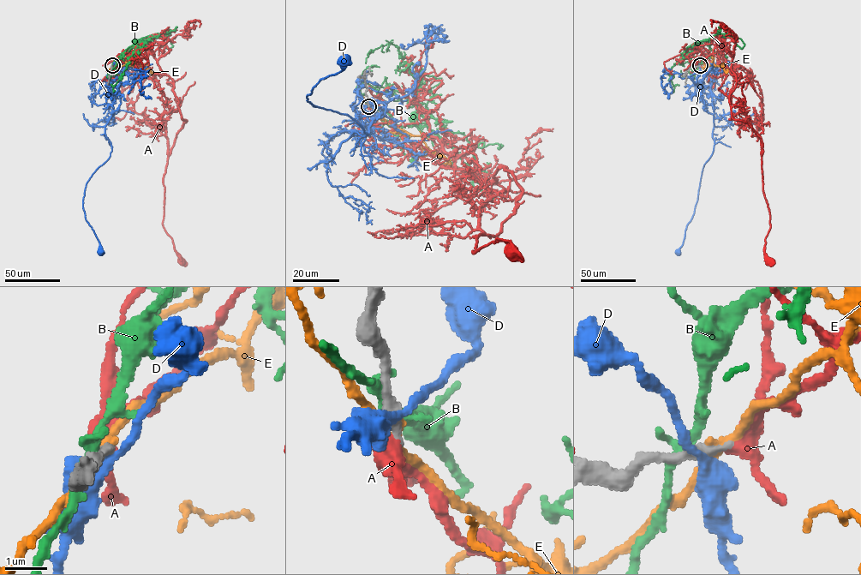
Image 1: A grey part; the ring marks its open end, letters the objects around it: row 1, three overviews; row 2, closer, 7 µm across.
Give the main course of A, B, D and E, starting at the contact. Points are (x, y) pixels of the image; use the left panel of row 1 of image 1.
A: (112, 65), (128, 53), (172, 80), (186, 121), (164, 175), (162, 223), (182, 261)
B: (111, 66), (117, 57), (143, 37), (163, 34), (162, 37), (154, 33), (134, 40)
D: (111, 66), (121, 95), (118, 109), (105, 126), (111, 151), (86, 183), (83, 200), (85, 218), (101, 253)
E: (112, 65), (116, 63), (120, 68), (123, 65), (138, 65), (151, 72), (147, 68)

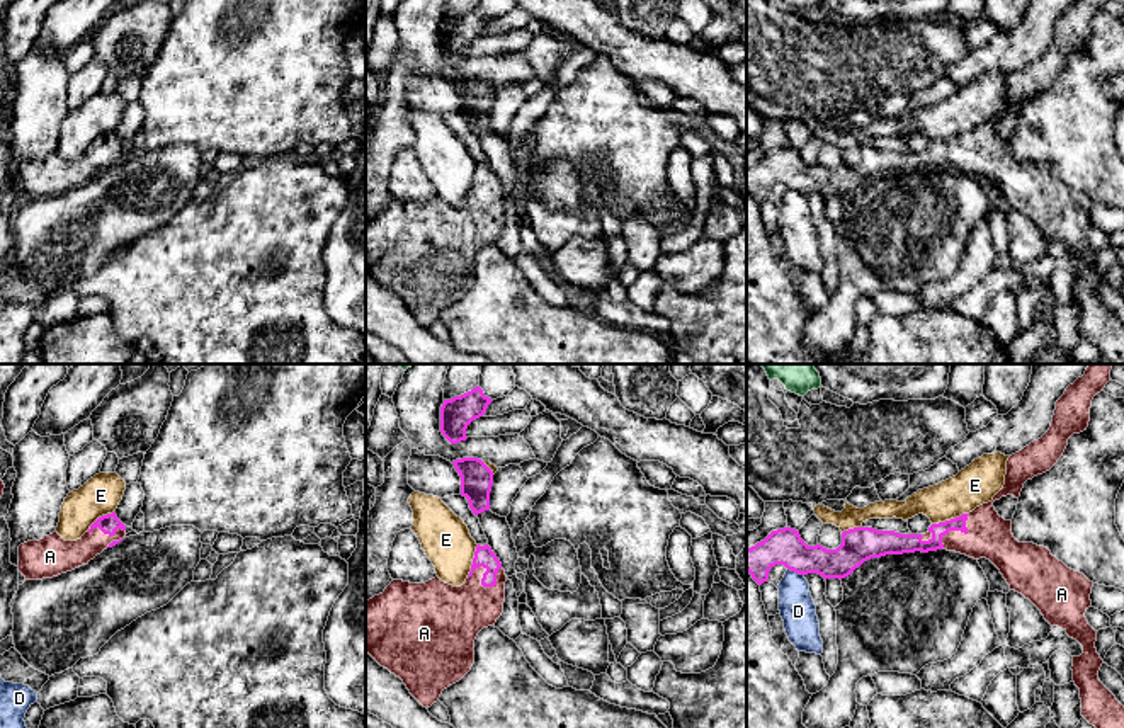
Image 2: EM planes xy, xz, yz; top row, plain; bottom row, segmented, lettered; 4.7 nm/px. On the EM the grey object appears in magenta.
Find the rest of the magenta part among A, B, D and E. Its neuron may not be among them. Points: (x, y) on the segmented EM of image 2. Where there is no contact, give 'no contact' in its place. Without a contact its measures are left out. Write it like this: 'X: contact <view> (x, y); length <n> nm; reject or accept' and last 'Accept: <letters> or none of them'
A: contact xz (482, 582); length 170 nm; accept
B: no contact; reject
D: contact yz (796, 572); length 90 nm; reject
E: contact yz (951, 519); length 190 nm; reject
Accept: A

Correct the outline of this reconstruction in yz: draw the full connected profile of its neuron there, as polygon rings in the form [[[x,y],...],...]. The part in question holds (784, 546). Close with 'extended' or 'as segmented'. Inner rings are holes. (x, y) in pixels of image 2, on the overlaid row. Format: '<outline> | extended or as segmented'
[[[1090,364],[1085,374],[1066,388],[1056,401],[1049,430],[1008,458],[1005,485],[991,502],[932,524],[925,534],[854,527],[842,532],[837,549],[808,546],[799,531],[777,529],[746,549],[746,572],[762,585],[775,565],[799,575],[818,573],[825,580],[842,580],[864,561],[886,555],[944,548],[974,560],[986,558],[1000,570],[1010,590],[1029,599],[1051,626],[1064,629],[1083,646],[1083,653],[1073,657],[1071,667],[1073,682],[1080,689],[1081,716],[1095,728],[1124,728],[1124,706],[1098,680],[1104,660],[1095,648],[1097,631],[1085,617],[1092,606],[1093,582],[1068,568],[1047,548],[1019,543],[1012,534],[1012,520],[1000,517],[993,507],[1002,497],[1019,498],[1024,483],[1049,471],[1063,456],[1068,439],[1087,430],[1092,400],[1110,381],[1110,369],[1112,364]]] | extended

